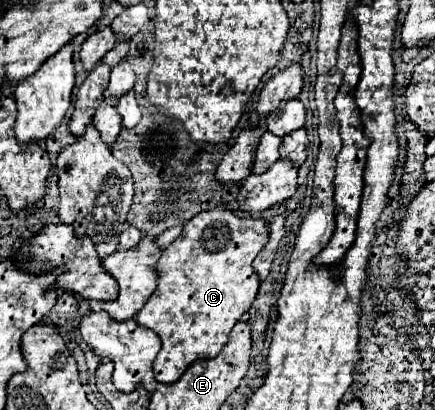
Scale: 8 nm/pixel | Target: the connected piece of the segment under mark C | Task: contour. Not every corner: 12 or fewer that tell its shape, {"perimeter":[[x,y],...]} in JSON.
{"perimeter":[[264,218],[184,224],[136,314],[158,382],[224,348],[258,294]]}

